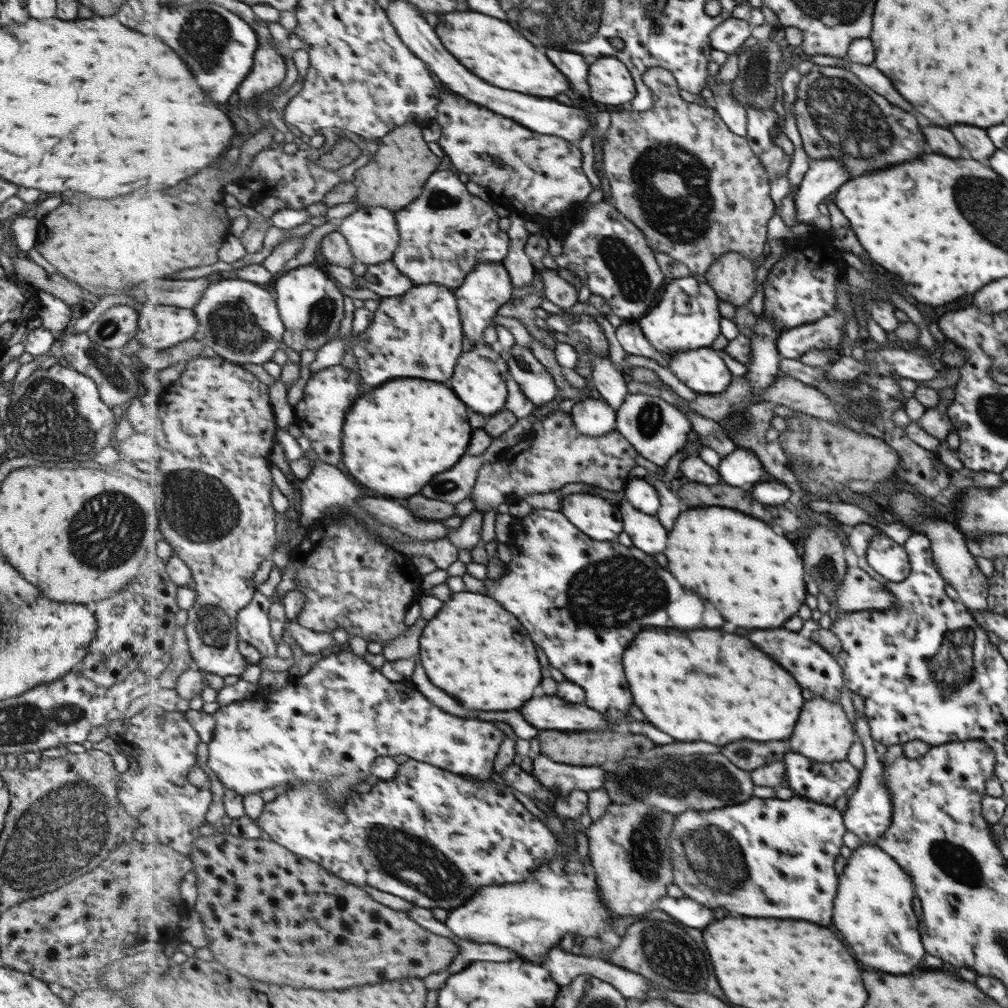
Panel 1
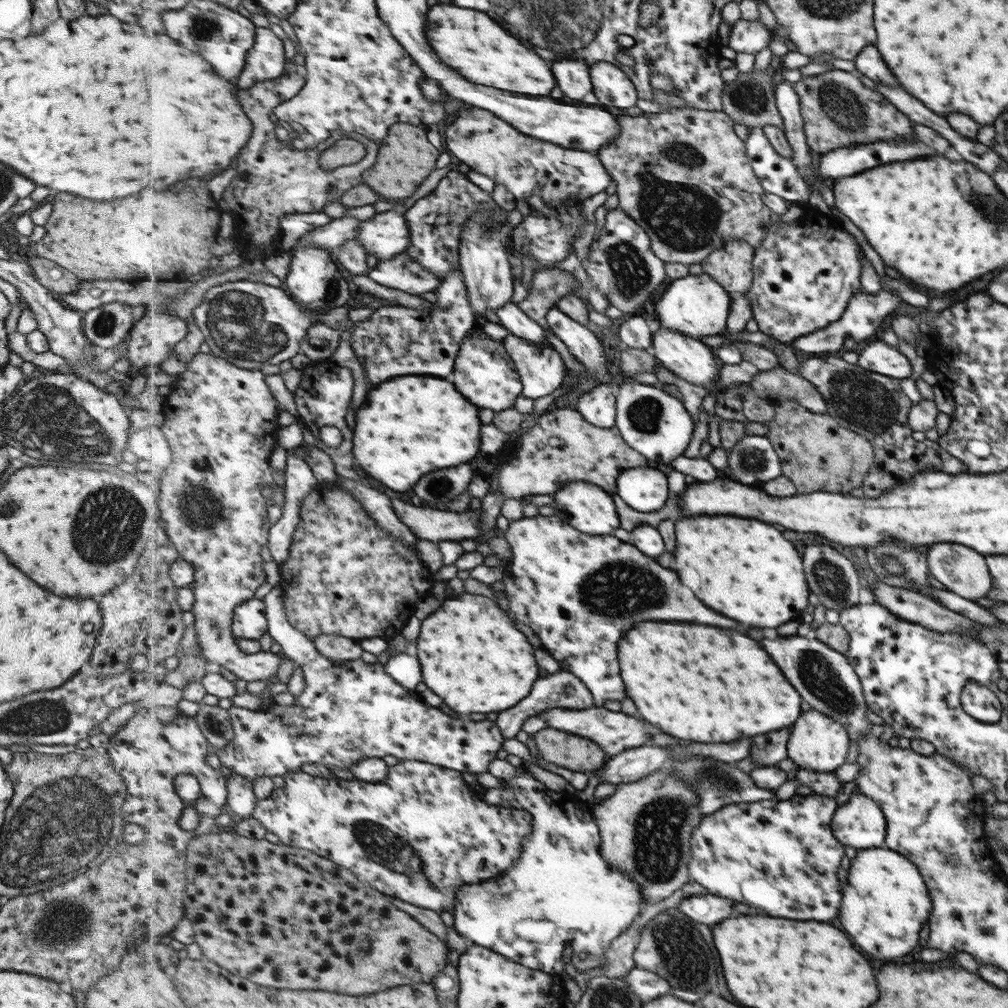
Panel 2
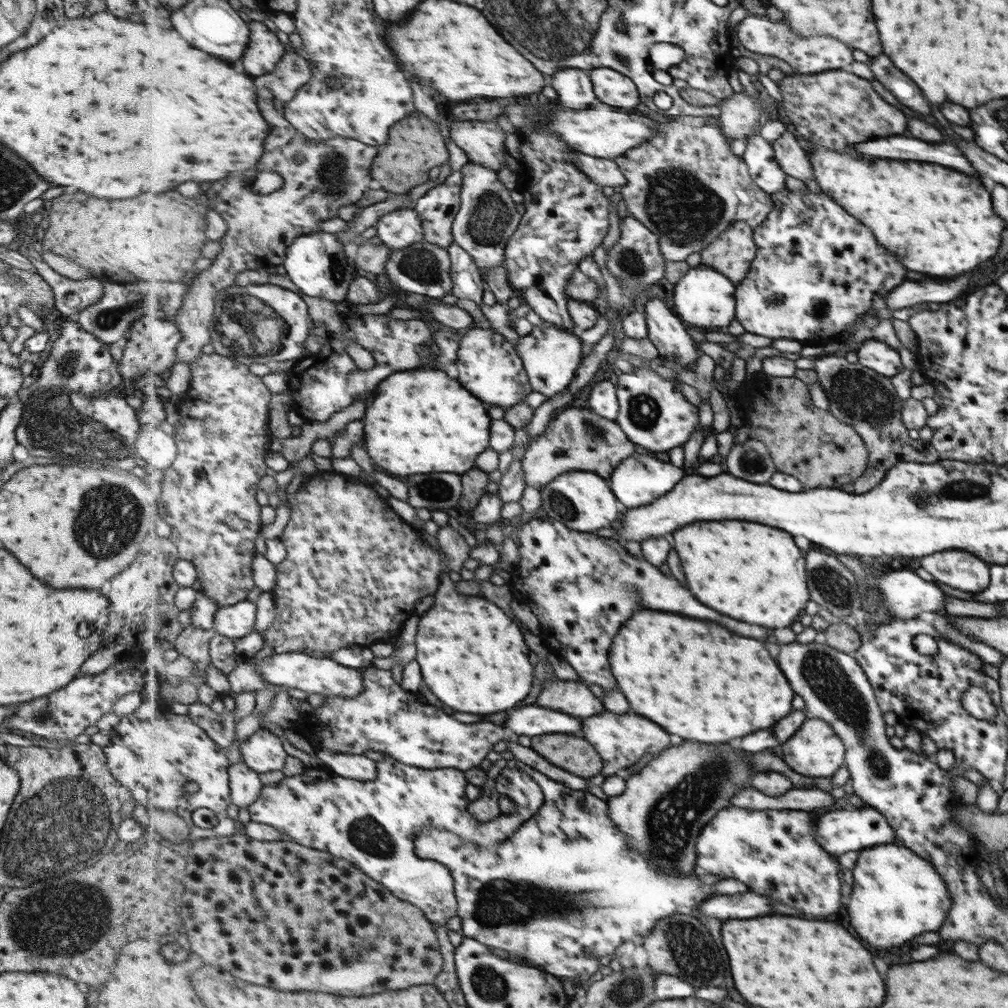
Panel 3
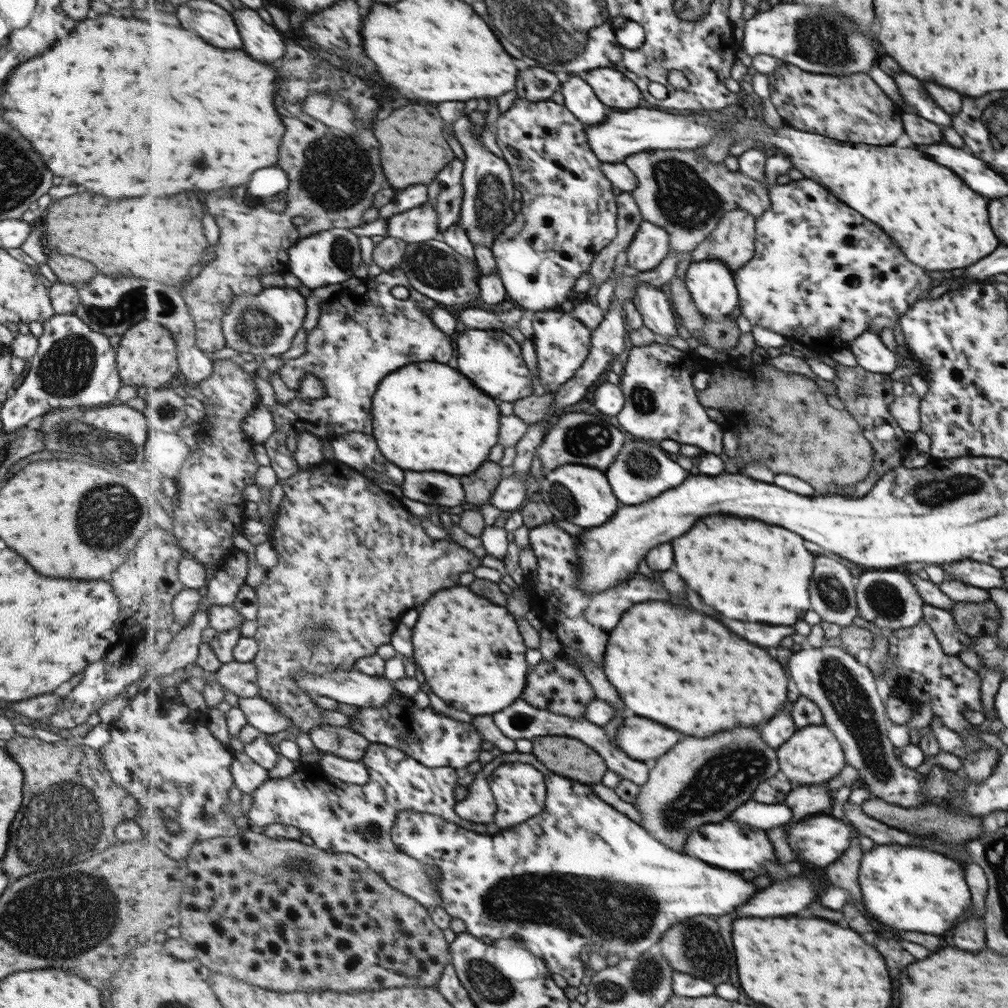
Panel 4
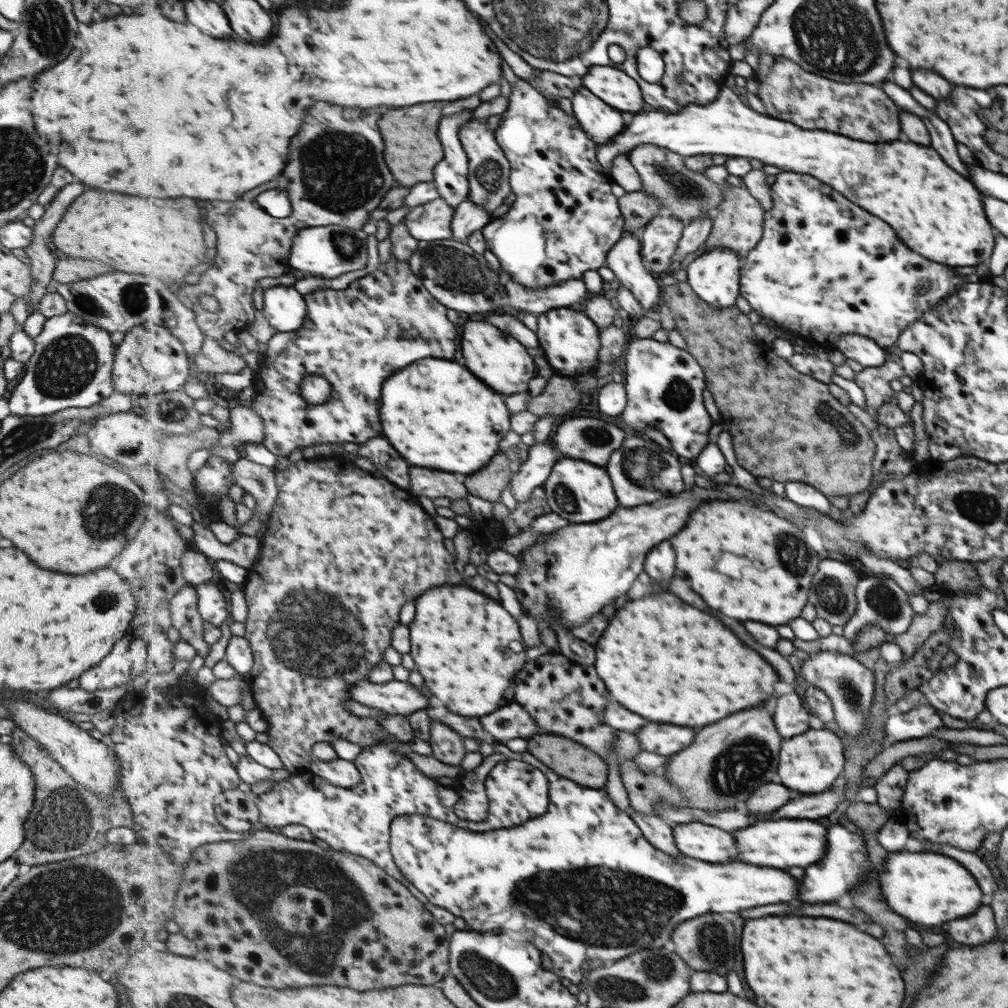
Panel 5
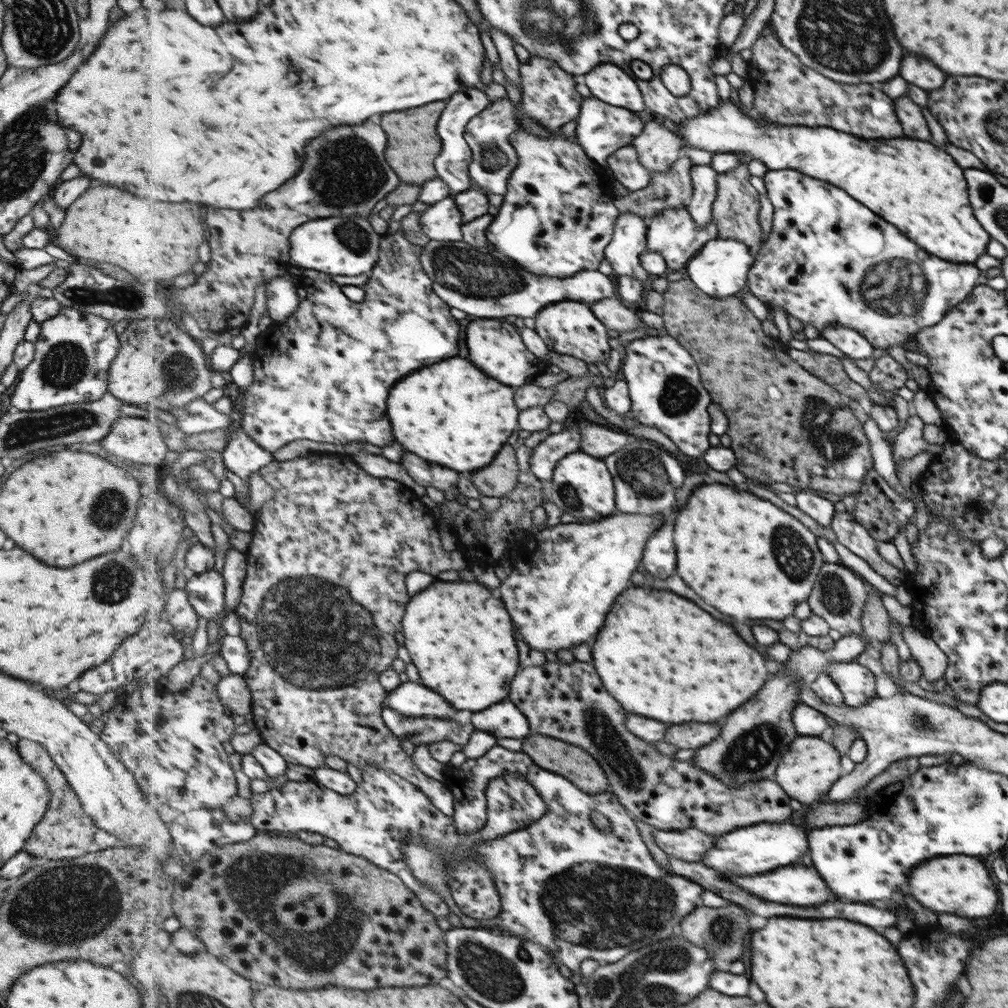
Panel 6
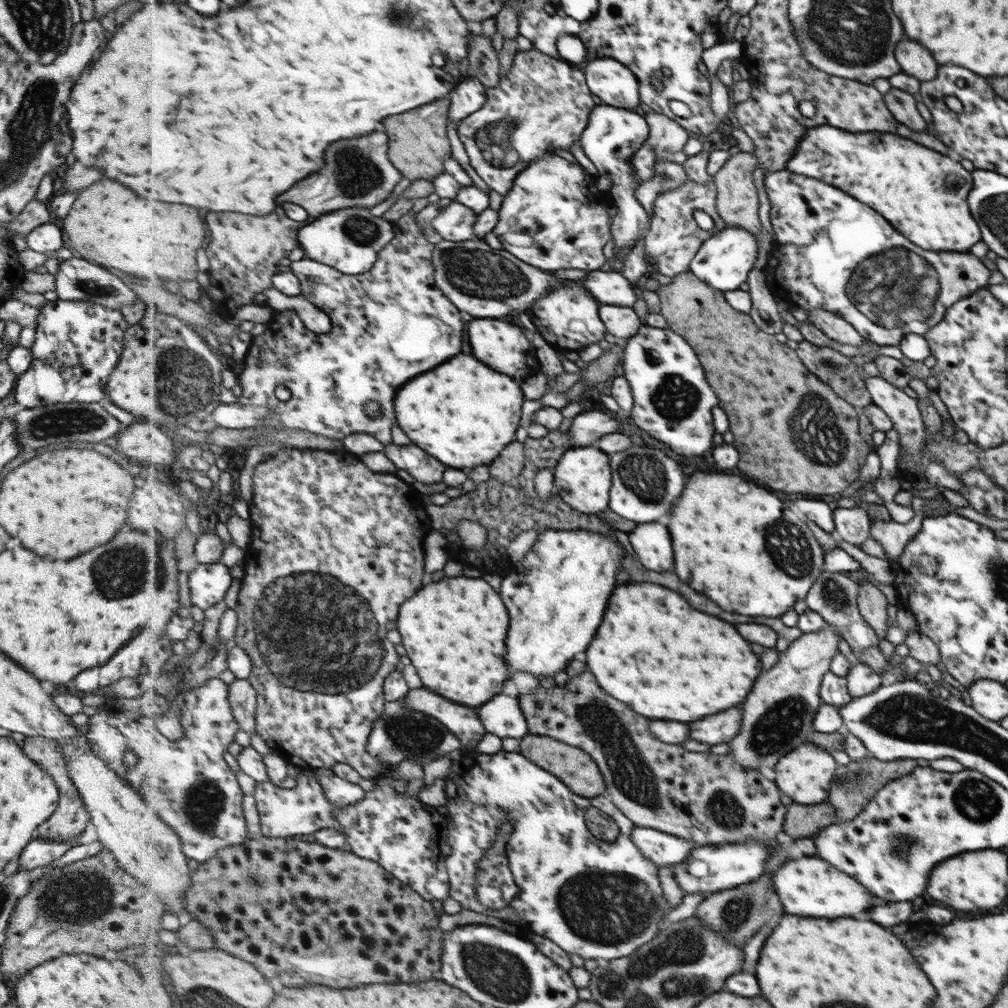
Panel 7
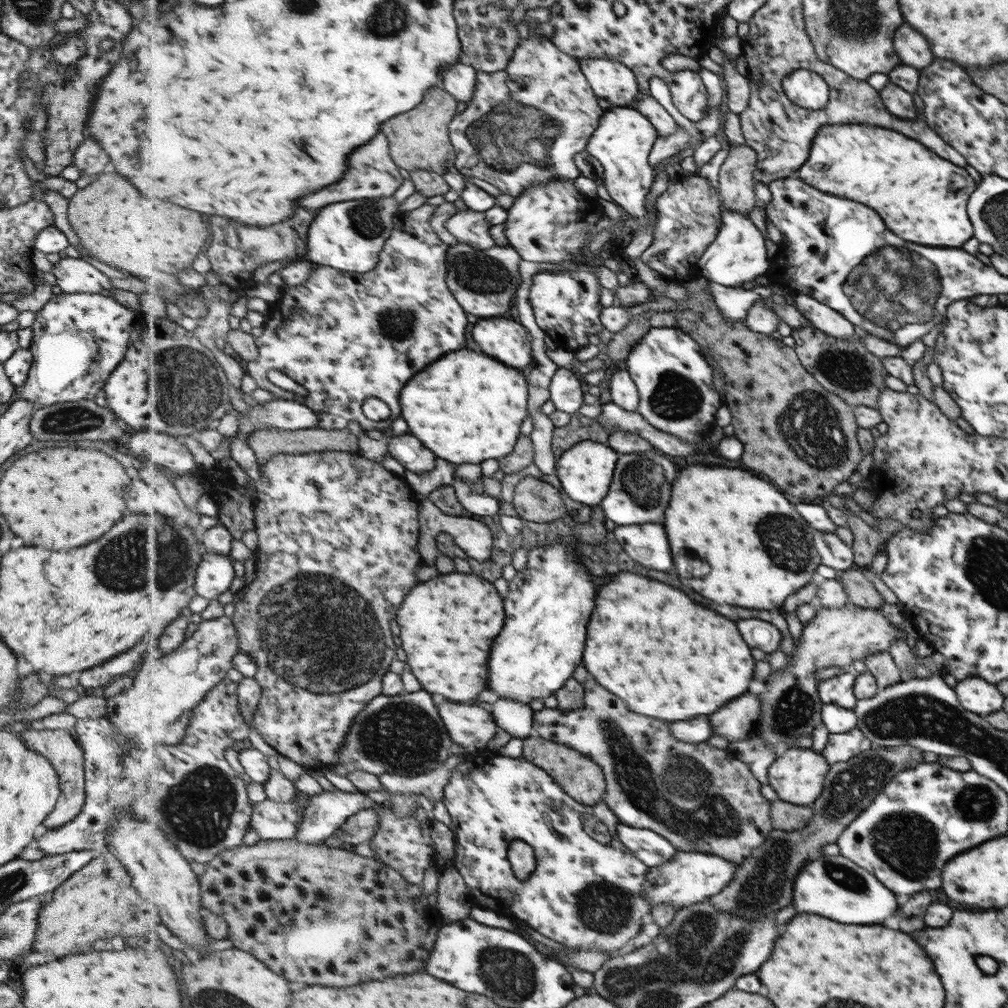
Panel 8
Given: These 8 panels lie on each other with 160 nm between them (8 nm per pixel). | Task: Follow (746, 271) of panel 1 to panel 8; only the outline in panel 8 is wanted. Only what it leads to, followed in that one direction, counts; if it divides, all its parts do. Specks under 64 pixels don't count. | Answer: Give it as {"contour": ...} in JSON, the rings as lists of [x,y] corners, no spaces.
{"contour":[[[728,145],[730,153],[726,163],[720,172],[719,192],[725,208],[748,215],[755,204],[757,204],[757,194],[755,194],[755,171],[758,170],[758,152],[749,145]]]}

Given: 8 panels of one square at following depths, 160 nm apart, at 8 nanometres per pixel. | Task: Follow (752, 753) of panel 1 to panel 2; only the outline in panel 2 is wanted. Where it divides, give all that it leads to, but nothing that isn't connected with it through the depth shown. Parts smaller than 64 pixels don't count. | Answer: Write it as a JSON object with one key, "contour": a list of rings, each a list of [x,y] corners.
{"contour":[[[783,728],[781,732],[771,732],[767,736],[755,736],[753,742],[753,760],[755,766],[773,766],[781,760],[789,758],[787,744],[791,738],[791,728]]]}

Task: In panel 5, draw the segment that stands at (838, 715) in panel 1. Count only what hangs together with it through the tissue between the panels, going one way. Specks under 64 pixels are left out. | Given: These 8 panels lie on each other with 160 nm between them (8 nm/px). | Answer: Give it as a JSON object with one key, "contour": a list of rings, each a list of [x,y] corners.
{"contour":[[[827,728],[809,729],[799,736],[784,739],[782,742],[779,774],[782,783],[791,790],[803,792],[803,795],[815,795],[827,791],[841,770],[845,770],[843,750],[841,750],[839,738],[833,734],[833,730]]]}

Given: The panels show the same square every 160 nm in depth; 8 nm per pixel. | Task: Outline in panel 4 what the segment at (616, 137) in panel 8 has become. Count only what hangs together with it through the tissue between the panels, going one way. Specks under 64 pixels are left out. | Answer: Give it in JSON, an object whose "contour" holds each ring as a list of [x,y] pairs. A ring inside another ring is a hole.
{"contour":[[[577,75],[564,76],[561,92],[564,104],[585,125],[593,127],[605,123],[610,108],[597,98],[593,88],[583,78],[577,78]],[[642,282],[635,291],[634,305],[643,315],[644,324],[655,332],[659,339],[677,335],[677,320],[667,296],[657,285]]]}

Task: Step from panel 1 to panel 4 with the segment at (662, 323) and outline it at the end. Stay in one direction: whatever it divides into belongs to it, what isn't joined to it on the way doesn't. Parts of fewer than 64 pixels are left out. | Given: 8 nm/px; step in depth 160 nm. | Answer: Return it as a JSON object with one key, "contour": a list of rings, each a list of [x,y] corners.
{"contour":[[[719,259],[690,263],[685,278],[687,288],[706,317],[719,319],[740,306],[734,271]]]}

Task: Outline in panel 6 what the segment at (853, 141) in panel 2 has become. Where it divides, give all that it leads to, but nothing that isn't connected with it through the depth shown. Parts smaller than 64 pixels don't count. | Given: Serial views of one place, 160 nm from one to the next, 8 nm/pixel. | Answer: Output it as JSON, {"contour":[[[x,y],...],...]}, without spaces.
{"contour":[[[770,20],[765,23],[751,46],[751,73],[748,81],[755,86],[755,102],[745,112],[761,125],[809,126],[839,128],[841,132],[855,132],[863,138],[901,138],[903,128],[895,118],[891,96],[879,84],[841,84],[817,74],[805,66],[795,52],[791,52],[778,37]]]}

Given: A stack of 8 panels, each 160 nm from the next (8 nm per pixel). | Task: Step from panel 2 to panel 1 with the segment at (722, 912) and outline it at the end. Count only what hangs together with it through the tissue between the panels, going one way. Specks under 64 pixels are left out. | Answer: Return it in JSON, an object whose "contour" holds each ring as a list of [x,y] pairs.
{"contour":[[[667,895],[660,900],[658,908],[667,912],[668,915],[675,916],[683,924],[699,928],[699,930],[707,928],[715,920],[715,910],[699,904],[691,897],[672,898]]]}

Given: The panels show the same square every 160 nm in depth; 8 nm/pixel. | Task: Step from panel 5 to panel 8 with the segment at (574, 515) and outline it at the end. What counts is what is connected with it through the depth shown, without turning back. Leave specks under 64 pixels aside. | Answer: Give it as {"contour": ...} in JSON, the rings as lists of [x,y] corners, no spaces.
{"contour":[[[584,440],[566,450],[557,461],[557,475],[564,491],[576,501],[587,506],[597,506],[611,490],[614,482],[614,470],[618,467],[619,454],[608,443]]]}

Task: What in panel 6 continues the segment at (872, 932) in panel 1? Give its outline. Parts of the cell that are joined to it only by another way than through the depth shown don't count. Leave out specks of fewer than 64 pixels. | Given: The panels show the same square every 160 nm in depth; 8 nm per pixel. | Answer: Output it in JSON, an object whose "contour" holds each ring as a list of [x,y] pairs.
{"contour":[[[939,856],[939,860],[927,860],[927,864],[915,868],[907,880],[913,898],[937,914],[947,912],[965,918],[981,918],[989,916],[997,904],[997,890],[989,878],[987,866],[975,856]]]}

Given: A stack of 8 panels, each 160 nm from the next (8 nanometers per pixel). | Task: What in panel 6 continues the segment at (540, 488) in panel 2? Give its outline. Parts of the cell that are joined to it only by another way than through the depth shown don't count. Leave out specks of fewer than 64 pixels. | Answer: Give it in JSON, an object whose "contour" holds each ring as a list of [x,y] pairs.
{"contour":[[[586,420],[585,423],[580,423],[580,429],[583,435],[580,450],[604,460],[623,450],[631,442],[629,436],[619,430],[589,423]]]}

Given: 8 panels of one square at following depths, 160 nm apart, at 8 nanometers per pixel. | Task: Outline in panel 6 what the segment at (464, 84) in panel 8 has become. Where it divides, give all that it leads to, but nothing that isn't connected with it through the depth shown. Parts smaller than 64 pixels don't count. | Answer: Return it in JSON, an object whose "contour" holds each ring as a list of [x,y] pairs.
{"contour":[[[465,88],[463,92],[457,92],[447,106],[447,112],[443,112],[443,120],[439,122],[439,134],[443,136],[443,156],[437,160],[437,178],[443,179],[450,184],[451,194],[456,197],[457,194],[467,192],[473,188],[471,185],[470,164],[473,160],[474,152],[466,139],[466,128],[471,120],[481,114],[492,103],[490,96],[481,92],[479,88]]]}

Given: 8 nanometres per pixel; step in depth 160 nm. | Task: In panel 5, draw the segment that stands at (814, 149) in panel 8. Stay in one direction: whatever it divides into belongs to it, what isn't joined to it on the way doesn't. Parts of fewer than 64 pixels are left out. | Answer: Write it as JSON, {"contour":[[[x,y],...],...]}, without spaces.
{"contour":[[[723,87],[723,90],[715,102],[708,105],[690,104],[687,108],[684,108],[678,113],[665,113],[661,111],[642,111],[638,114],[634,113],[633,118],[629,125],[625,125],[625,131],[619,133],[614,140],[609,144],[602,144],[598,149],[598,159],[603,168],[608,171],[614,166],[614,160],[621,153],[629,154],[635,147],[642,144],[656,144],[661,148],[668,148],[669,152],[679,153],[684,157],[699,156],[699,155],[713,155],[722,154],[726,157],[745,157],[756,158],[763,164],[770,164],[776,166],[781,171],[798,172],[807,175],[814,176],[823,184],[828,184],[831,189],[834,189],[837,193],[841,193],[847,200],[855,200],[855,204],[859,204],[861,208],[867,208],[867,212],[875,212],[875,216],[883,216],[883,220],[887,220],[887,224],[891,224],[891,228],[895,228],[895,232],[899,232],[899,236],[903,236],[903,240],[907,240],[907,244],[911,244],[911,248],[915,248],[915,252],[919,252],[919,256],[927,256],[927,260],[935,260],[939,264],[947,264],[947,266],[975,266],[975,264],[981,264],[990,258],[991,250],[994,250],[995,234],[991,230],[991,226],[987,224],[985,220],[985,214],[983,214],[983,206],[981,206],[981,198],[979,198],[979,192],[963,178],[959,176],[957,172],[953,172],[947,164],[943,164],[937,156],[937,152],[933,148],[927,148],[927,146],[919,146],[919,144],[911,144],[911,142],[891,142],[891,144],[869,144],[869,142],[859,142],[859,140],[851,140],[851,138],[845,138],[845,136],[839,136],[839,133],[826,132],[823,130],[807,130],[801,128],[793,122],[778,120],[777,117],[769,117],[759,112],[755,112],[749,106],[745,106],[743,101],[739,100],[739,96],[731,90],[731,88]]]}

